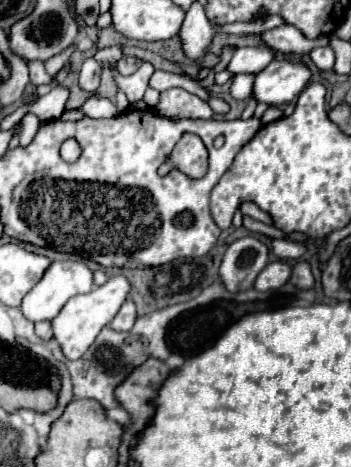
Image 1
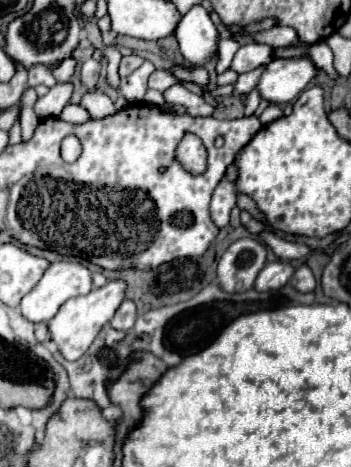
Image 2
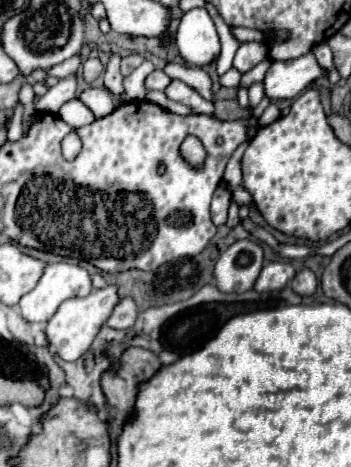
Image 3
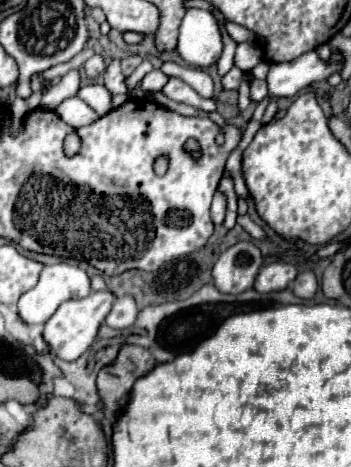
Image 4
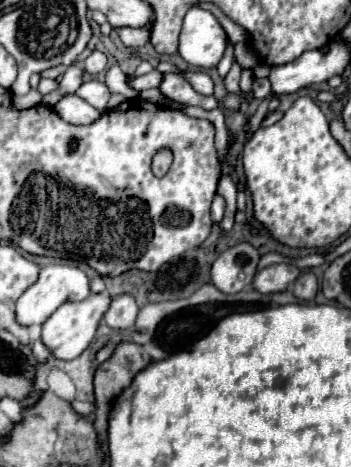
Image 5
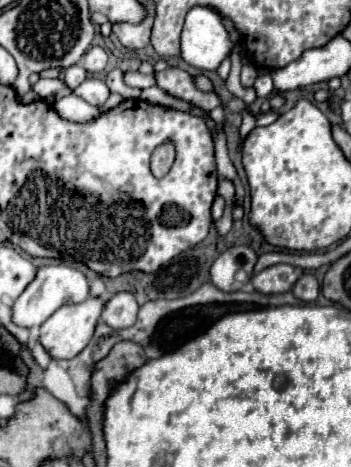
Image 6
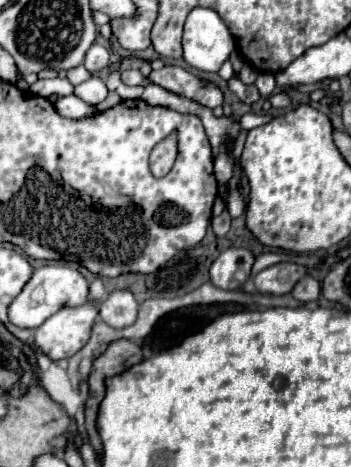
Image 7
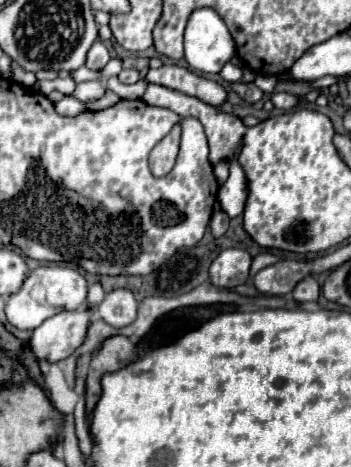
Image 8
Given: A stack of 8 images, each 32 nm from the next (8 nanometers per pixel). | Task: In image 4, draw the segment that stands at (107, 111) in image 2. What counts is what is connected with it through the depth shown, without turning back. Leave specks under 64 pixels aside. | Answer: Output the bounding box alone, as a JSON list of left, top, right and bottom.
[78,82,112,116]

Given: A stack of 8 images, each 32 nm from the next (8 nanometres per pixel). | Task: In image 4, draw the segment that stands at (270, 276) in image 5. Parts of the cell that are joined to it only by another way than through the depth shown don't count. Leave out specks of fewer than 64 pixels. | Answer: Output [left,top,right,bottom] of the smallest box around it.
[254,262,298,292]

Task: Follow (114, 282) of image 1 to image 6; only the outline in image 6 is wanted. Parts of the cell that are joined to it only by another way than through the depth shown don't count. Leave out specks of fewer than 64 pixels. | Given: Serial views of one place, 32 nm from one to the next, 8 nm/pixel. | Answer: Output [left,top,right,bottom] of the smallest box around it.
[38,298,106,358]

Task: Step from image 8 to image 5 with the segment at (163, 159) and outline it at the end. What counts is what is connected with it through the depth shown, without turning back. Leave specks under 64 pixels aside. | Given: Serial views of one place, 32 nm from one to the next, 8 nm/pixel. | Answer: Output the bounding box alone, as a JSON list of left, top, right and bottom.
[152,148,172,176]

